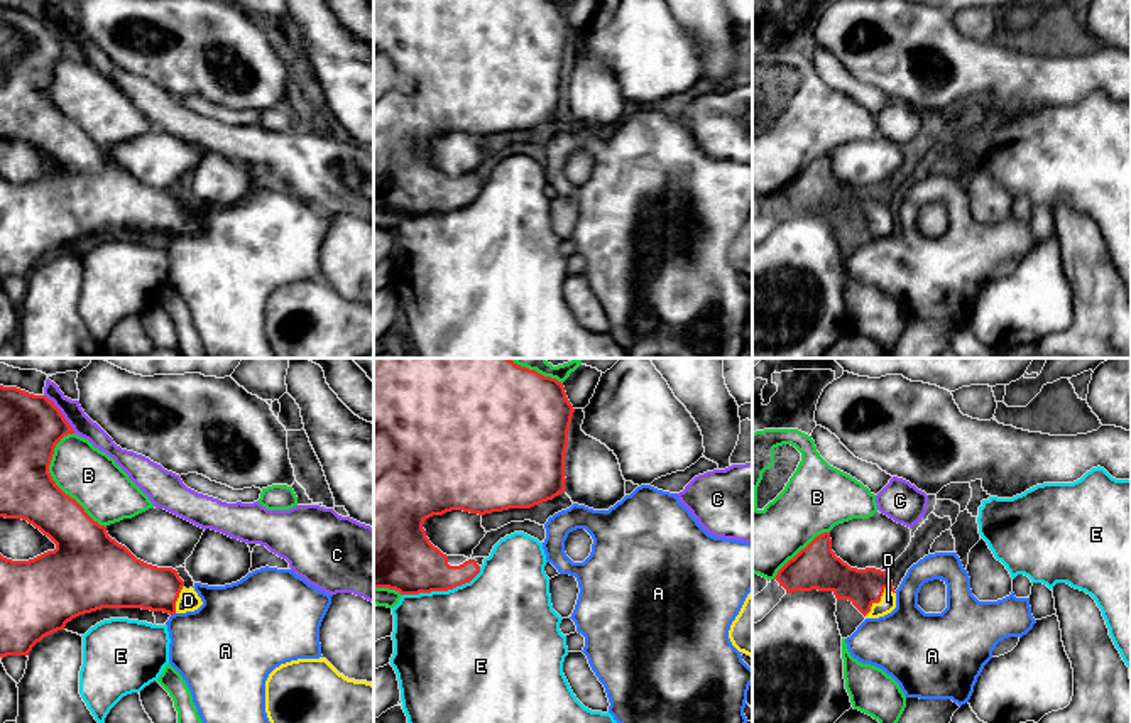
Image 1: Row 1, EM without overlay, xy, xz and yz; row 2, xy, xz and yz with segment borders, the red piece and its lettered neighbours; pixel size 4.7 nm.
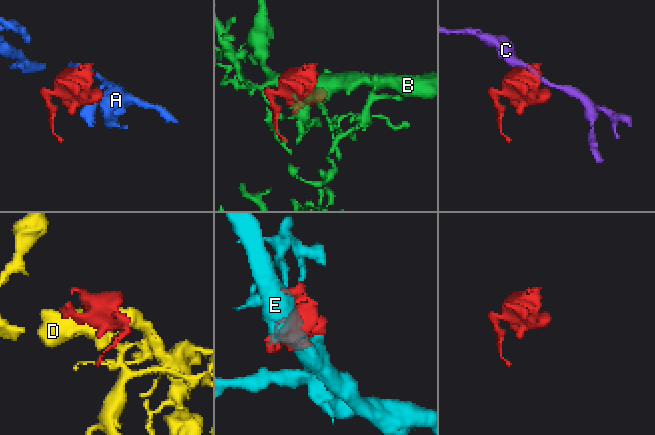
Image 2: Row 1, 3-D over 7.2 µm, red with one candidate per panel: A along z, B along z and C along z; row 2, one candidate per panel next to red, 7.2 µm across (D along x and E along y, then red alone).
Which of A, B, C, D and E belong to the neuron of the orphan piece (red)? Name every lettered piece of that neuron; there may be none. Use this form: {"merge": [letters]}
{"merge": ["D"]}

